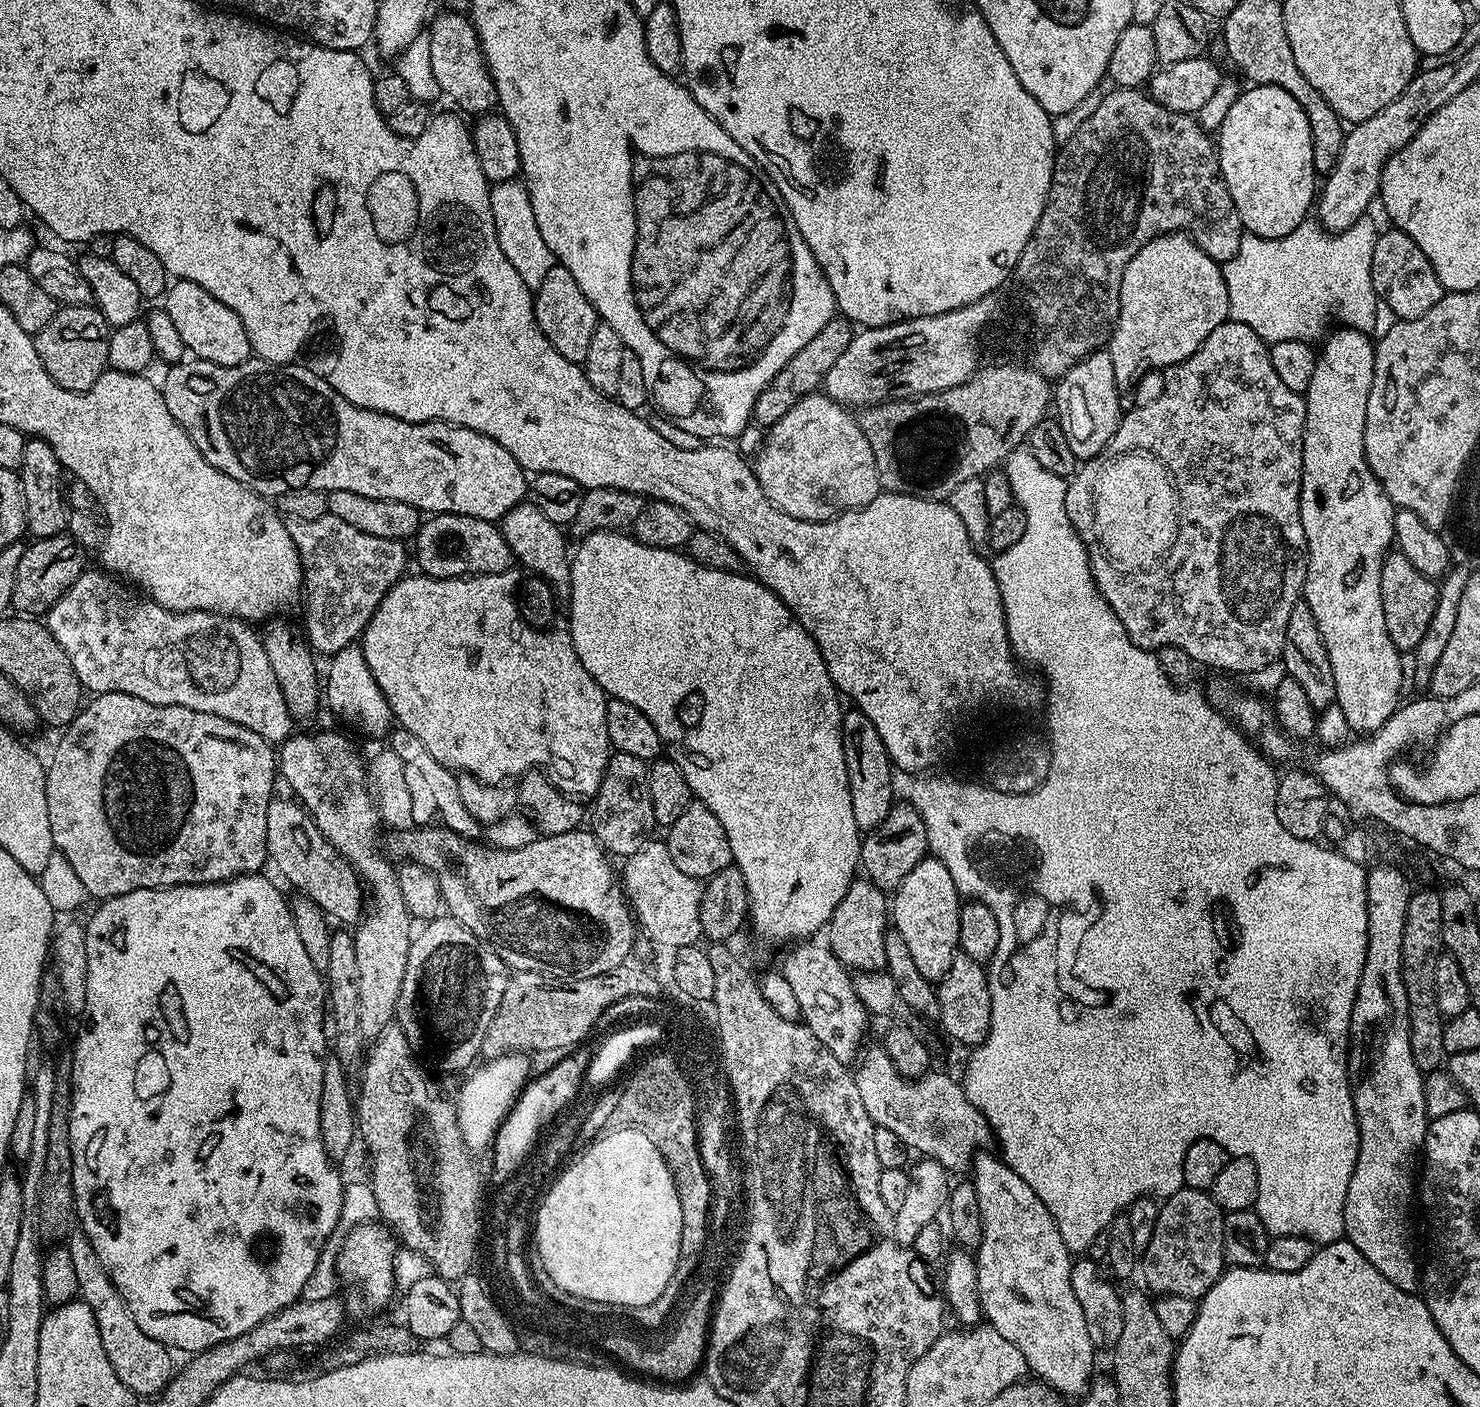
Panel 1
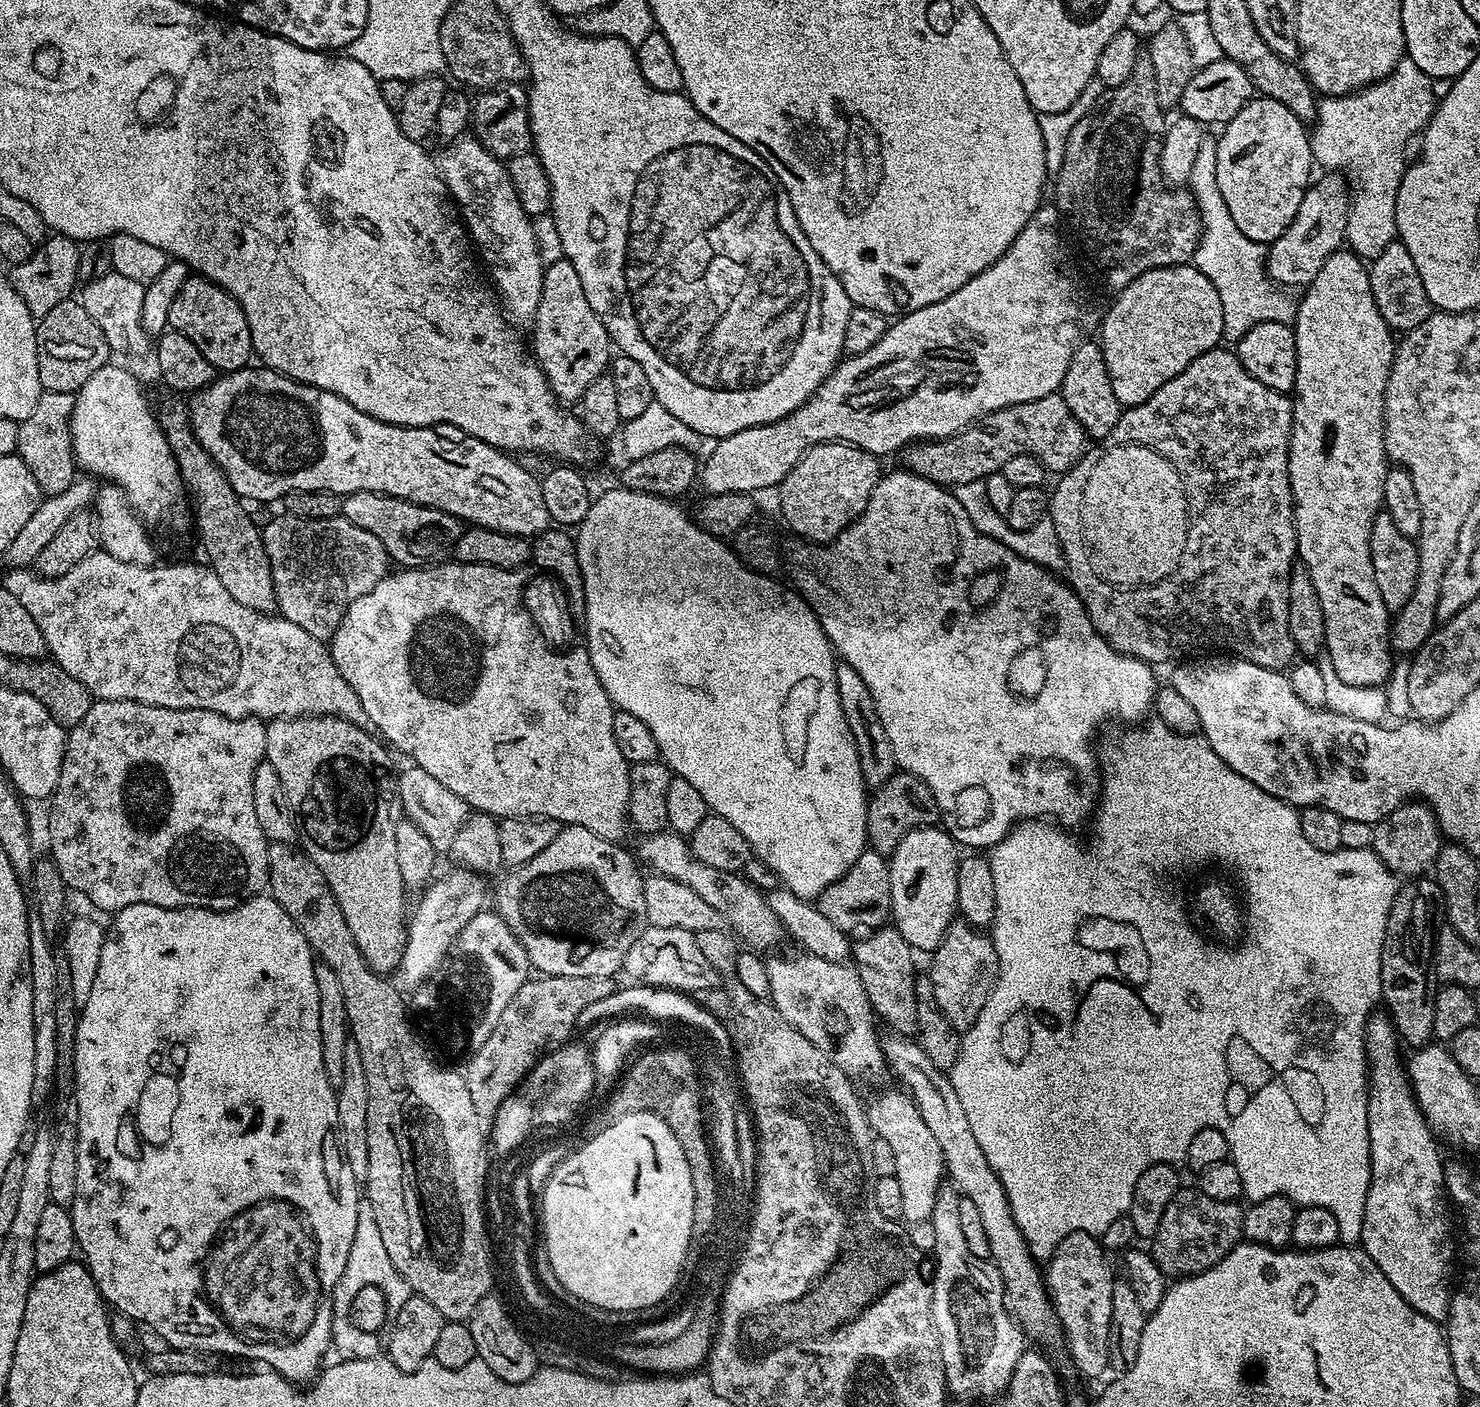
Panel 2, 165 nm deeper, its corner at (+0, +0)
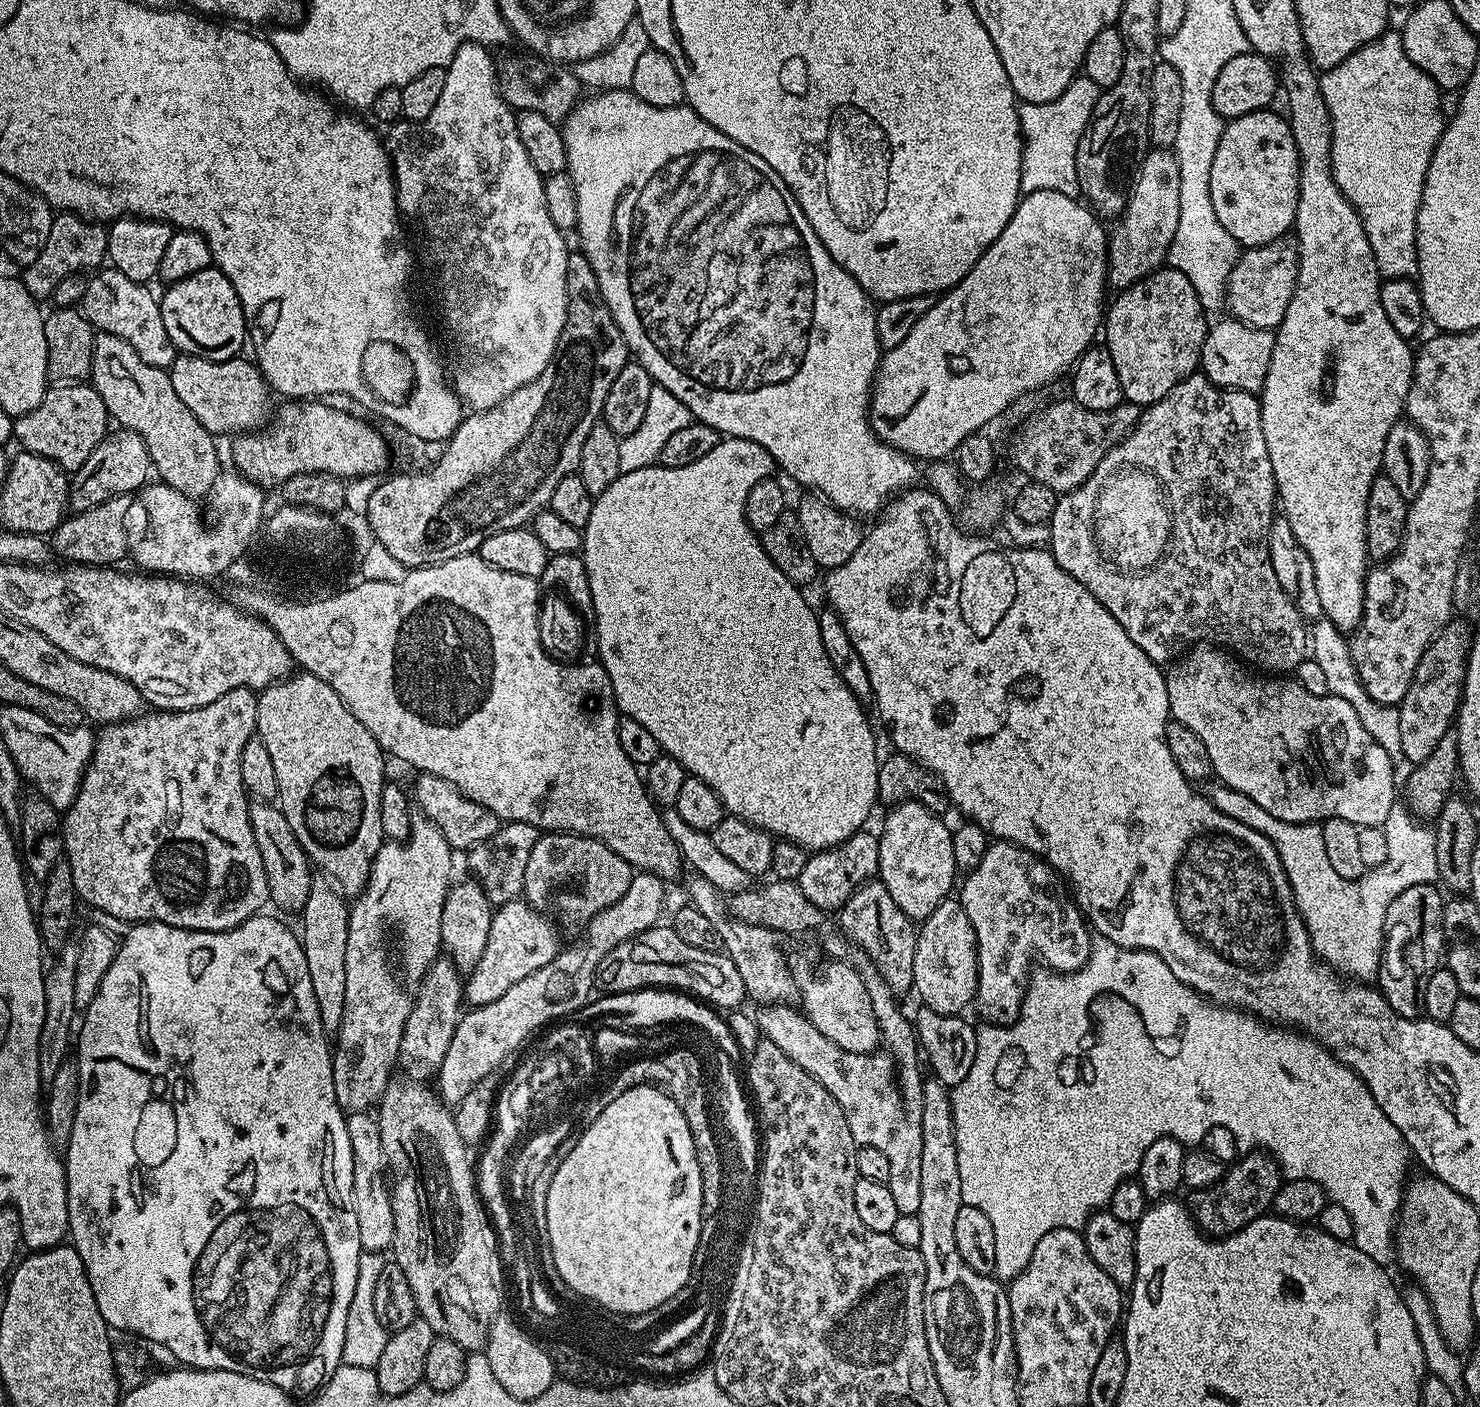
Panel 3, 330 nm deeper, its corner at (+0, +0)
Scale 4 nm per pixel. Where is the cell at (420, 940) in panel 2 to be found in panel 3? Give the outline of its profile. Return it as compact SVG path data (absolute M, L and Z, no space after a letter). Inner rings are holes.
M437 959L424 975L410 1018L406 1018L406 1030L400 1043L400 1060L408 1063L416 1072L435 1073L442 1058L446 1058L450 1038L454 1038L454 1030L462 1015L460 1004L462 1005L461 973L456 971L456 965L451 960Z

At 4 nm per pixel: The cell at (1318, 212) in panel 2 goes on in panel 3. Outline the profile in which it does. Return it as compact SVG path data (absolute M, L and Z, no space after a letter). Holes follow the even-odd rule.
M1288 238L1257 248L1244 248L1236 260L1234 270L1230 270L1226 293L1227 311L1232 311L1229 313L1243 324L1255 328L1279 328L1286 314L1286 306L1290 306L1290 298L1294 298L1299 261L1295 243Z

